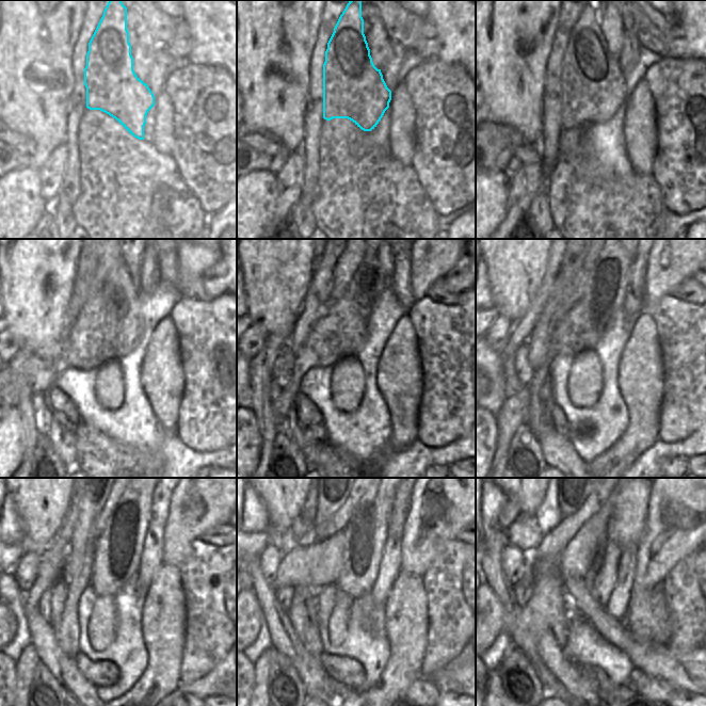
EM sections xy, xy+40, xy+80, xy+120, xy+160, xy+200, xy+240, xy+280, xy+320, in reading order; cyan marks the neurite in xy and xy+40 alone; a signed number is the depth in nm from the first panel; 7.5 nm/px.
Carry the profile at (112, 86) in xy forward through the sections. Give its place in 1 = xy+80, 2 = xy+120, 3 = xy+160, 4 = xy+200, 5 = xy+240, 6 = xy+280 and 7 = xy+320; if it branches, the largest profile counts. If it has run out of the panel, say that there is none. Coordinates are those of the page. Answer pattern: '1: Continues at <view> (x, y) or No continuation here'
1: Continues at xy+80 (593, 89)
2: Continues at xy+120 (109, 326)
3: Continues at xy+160 (341, 332)
4: Continues at xy+200 (571, 336)
5: Continues at xy+240 (102, 576)
6: Continues at xy+280 (343, 581)
7: Continues at xy+320 (588, 577).

